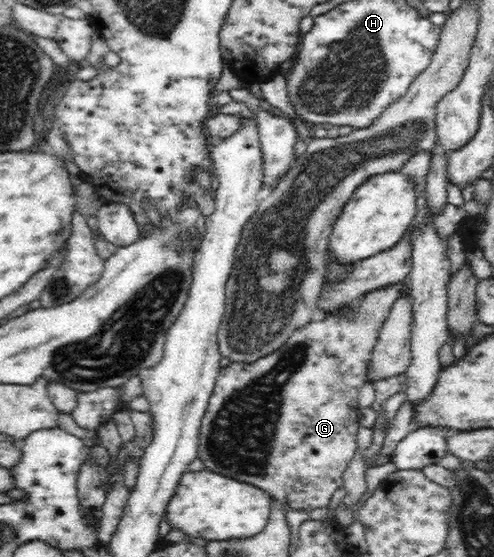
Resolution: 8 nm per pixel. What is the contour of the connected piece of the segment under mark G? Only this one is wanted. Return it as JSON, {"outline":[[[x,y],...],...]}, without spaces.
{"outline":[[[398,282],[394,286],[386,286],[384,289],[372,290],[366,294],[359,303],[350,306],[348,311],[342,312],[340,315],[329,315],[329,317],[319,316],[303,328],[297,329],[276,351],[268,354],[266,357],[254,360],[253,362],[232,362],[230,366],[221,368],[216,378],[215,388],[210,396],[206,413],[201,421],[199,433],[198,458],[206,463],[206,469],[244,481],[244,483],[252,483],[260,489],[264,489],[276,503],[287,503],[288,508],[297,511],[304,510],[310,513],[314,509],[326,508],[331,503],[332,495],[343,485],[343,473],[348,467],[350,460],[356,452],[356,435],[361,428],[360,422],[357,420],[357,399],[359,389],[367,381],[364,377],[364,371],[370,361],[370,355],[377,339],[380,329],[387,319],[388,312],[394,307],[395,300],[400,295],[408,291],[408,284]]]}

